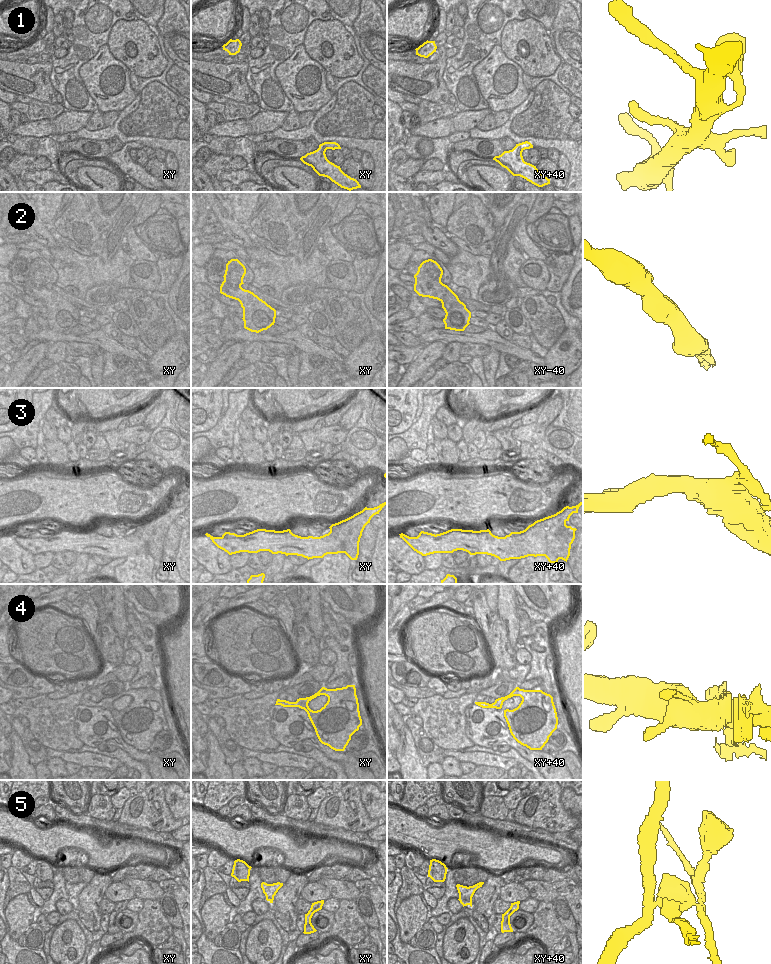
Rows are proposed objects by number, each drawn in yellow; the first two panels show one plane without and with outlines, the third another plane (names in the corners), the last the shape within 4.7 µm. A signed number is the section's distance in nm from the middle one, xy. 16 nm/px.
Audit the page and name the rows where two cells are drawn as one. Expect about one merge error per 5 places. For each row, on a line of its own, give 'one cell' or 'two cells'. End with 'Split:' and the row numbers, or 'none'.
1: one cell
2: one cell
3: two cells
4: one cell
5: one cell
Split: 3

